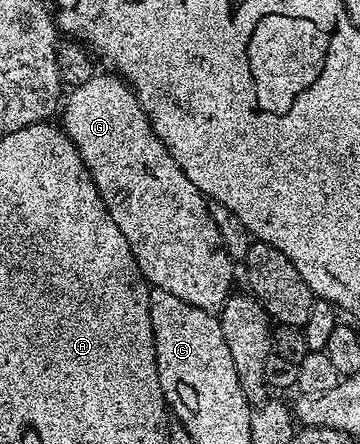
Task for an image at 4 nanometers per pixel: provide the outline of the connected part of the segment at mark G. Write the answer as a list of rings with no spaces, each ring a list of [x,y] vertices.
[[[94,75],[87,83],[74,85],[68,90],[59,113],[60,128],[79,151],[90,179],[95,183],[103,203],[109,208],[111,219],[115,219],[119,231],[123,231],[123,239],[127,239],[141,274],[150,286],[171,291],[171,295],[179,295],[179,299],[200,309],[220,310],[234,288],[234,262],[225,250],[225,244],[221,242],[210,202],[195,187],[195,183],[183,175],[179,163],[171,159],[167,147],[163,147],[155,135],[153,125],[132,88],[116,75],[105,76],[109,77]]]

